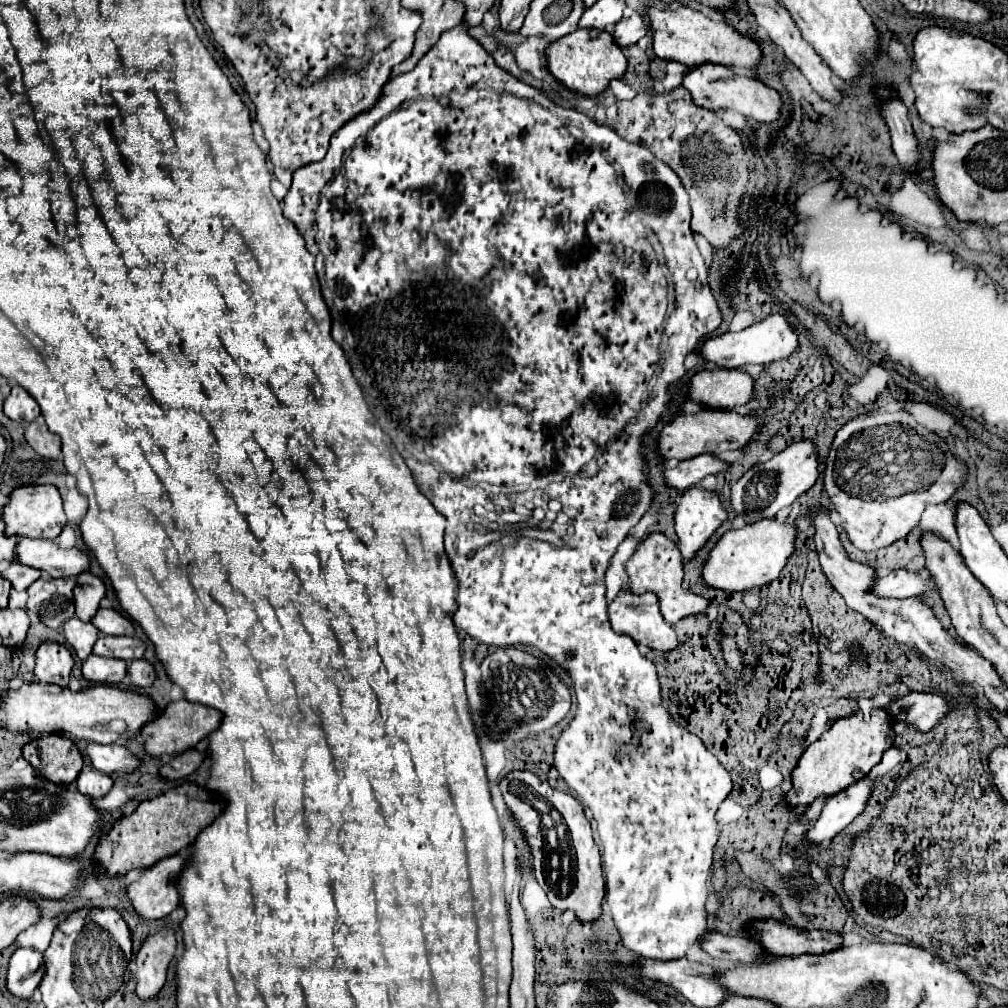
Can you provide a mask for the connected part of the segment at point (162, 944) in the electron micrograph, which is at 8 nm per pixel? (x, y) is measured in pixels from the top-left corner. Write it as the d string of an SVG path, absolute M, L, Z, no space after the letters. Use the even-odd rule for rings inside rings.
M161 927L151 933L137 953L137 995L141 999L153 999L165 983L167 967L175 953L175 931Z

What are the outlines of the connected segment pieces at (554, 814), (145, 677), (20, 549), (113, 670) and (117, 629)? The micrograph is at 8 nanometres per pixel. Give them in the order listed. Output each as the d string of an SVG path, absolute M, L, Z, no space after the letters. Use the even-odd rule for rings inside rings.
M531 771L507 773L499 781L499 791L531 849L533 875L545 889L551 905L563 911L575 911L583 923L593 923L597 917L601 917L605 879L599 847L593 841L591 821L585 817L583 805L569 793L551 789L547 781L541 781Z
M137 659L137 661L131 661L129 665L129 677L135 687L149 687L155 681L157 671L149 661Z
M27 537L17 545L17 561L51 577L77 577L91 567L91 557L77 547L61 549L55 541Z
M89 655L89 659L83 663L83 677L93 683L121 683L127 677L127 661Z
M99 609L97 615L91 619L93 625L107 635L133 635L135 633L135 625L131 619L123 617L119 611L115 609Z

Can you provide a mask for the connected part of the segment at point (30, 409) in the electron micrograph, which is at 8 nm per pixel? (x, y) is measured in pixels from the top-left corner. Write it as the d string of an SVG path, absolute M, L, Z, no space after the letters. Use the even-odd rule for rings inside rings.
M15 385L9 397L5 399L5 415L13 421L31 423L41 415L41 409L39 409L39 403L23 387Z

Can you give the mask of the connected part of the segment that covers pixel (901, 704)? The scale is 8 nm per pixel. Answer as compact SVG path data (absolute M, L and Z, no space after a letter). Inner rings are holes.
M913 691L903 699L897 699L889 705L889 713L911 727L919 727L921 731L931 731L941 719L949 715L951 701L939 693L919 693Z

